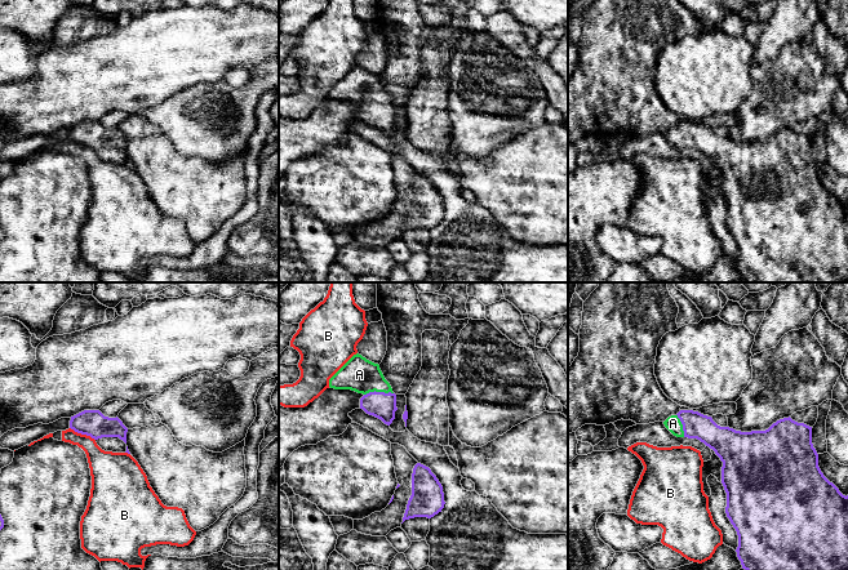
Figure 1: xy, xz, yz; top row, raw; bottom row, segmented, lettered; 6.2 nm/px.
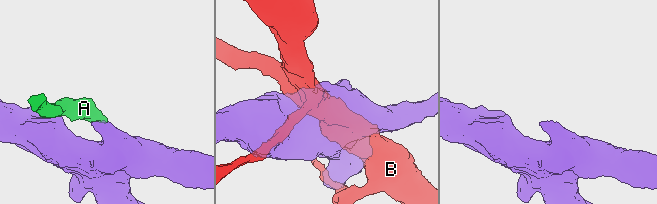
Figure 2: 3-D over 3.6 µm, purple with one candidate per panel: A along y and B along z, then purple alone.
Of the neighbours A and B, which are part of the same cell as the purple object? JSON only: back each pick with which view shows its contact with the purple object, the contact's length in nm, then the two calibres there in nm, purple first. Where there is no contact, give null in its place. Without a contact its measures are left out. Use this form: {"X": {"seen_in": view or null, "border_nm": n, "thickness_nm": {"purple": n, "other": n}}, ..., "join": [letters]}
{"A": {"seen_in": "xz", "border_nm": 180, "thickness_nm": {"purple": 160, "other": 220}}, "join": ["A"]}

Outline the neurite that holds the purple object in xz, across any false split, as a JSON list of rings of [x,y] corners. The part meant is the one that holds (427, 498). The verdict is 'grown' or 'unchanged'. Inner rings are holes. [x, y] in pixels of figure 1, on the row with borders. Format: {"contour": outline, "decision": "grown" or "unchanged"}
{"contour": [[[417,463],[412,473],[412,495],[403,522],[414,517],[431,518],[444,508],[443,486],[431,469]]], "decision": "unchanged"}

